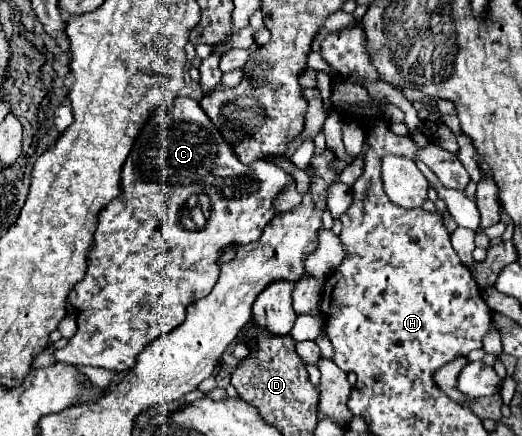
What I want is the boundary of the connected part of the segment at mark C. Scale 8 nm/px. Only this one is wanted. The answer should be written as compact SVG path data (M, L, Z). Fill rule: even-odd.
M178 96L174 100L174 108L170 110L158 110L156 116L150 118L150 122L144 126L144 130L140 132L140 136L136 138L134 142L134 148L130 152L130 156L126 158L126 164L122 168L122 194L110 202L102 212L100 212L100 218L98 218L98 228L94 232L94 244L90 248L90 254L88 254L88 270L86 270L86 276L70 290L68 294L68 304L76 310L76 322L78 322L78 332L74 334L74 338L70 338L68 346L64 350L56 350L56 360L64 360L64 362L70 362L70 364L86 364L86 366L100 366L100 368L106 368L106 370L116 370L116 372L126 372L134 366L134 360L136 356L142 352L142 348L168 334L170 330L174 330L176 326L180 326L184 322L184 316L186 316L186 306L192 304L194 300L210 294L210 290L214 288L216 280L218 280L218 252L226 246L232 246L232 244L248 244L248 242L256 242L260 240L262 236L262 228L278 214L274 210L274 202L276 202L276 196L286 188L294 184L294 178L284 172L282 168L278 168L276 164L270 164L266 160L254 160L250 164L242 164L238 160L238 156L234 154L230 142L224 140L224 136L218 132L218 128L214 128L214 122L206 116L206 112L202 110L202 106L192 100L192 98L184 98L184 96ZM192 194L206 194L210 198L210 214L208 214L208 222L204 228L186 228L184 226L184 216L188 216L188 198Z

